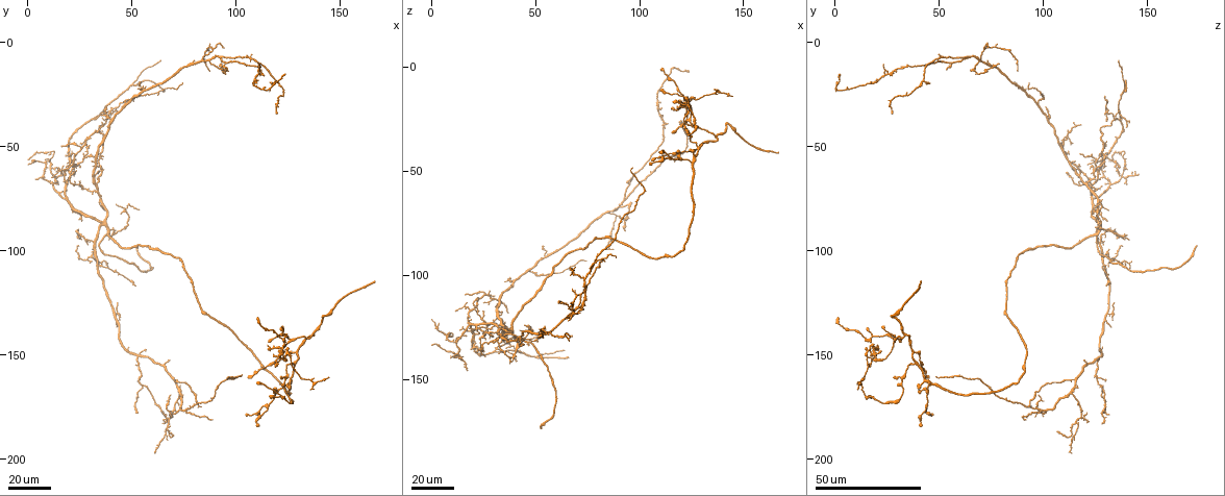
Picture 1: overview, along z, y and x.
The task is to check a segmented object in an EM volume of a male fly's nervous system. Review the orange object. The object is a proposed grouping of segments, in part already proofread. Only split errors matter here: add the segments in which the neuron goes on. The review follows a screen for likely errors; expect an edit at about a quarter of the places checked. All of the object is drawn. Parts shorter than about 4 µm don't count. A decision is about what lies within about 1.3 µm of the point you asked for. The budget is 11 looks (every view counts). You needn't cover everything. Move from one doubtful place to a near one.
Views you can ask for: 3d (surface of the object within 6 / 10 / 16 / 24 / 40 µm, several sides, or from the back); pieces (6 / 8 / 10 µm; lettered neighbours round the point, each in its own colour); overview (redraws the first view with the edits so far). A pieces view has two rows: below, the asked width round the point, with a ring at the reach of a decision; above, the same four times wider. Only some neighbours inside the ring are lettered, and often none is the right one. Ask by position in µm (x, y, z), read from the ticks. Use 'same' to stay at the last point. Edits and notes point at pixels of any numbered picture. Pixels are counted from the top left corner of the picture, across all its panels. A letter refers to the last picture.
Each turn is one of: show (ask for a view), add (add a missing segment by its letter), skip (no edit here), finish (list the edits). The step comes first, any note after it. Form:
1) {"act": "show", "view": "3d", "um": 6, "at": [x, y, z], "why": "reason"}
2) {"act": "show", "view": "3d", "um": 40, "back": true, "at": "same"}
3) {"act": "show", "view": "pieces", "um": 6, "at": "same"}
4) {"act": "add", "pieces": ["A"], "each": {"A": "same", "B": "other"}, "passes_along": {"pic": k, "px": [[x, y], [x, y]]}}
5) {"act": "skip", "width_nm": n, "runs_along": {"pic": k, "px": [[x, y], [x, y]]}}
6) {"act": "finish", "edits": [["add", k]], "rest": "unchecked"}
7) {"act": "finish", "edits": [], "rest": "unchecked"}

{"act": "show", "view": "3d", "um": 40, "at": [21, 62, 111]}

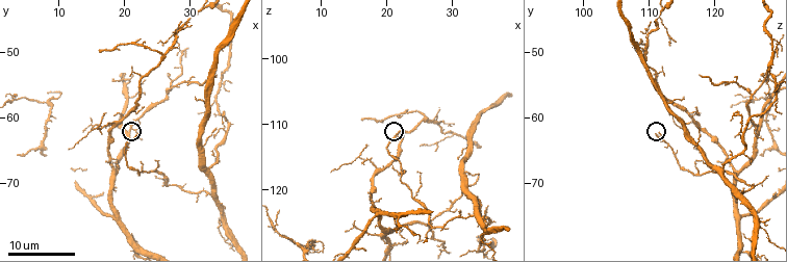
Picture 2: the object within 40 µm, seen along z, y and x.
{"act": "show", "view": "pieces", "um": 8, "at": [22.0, 62.5, 111.0]}

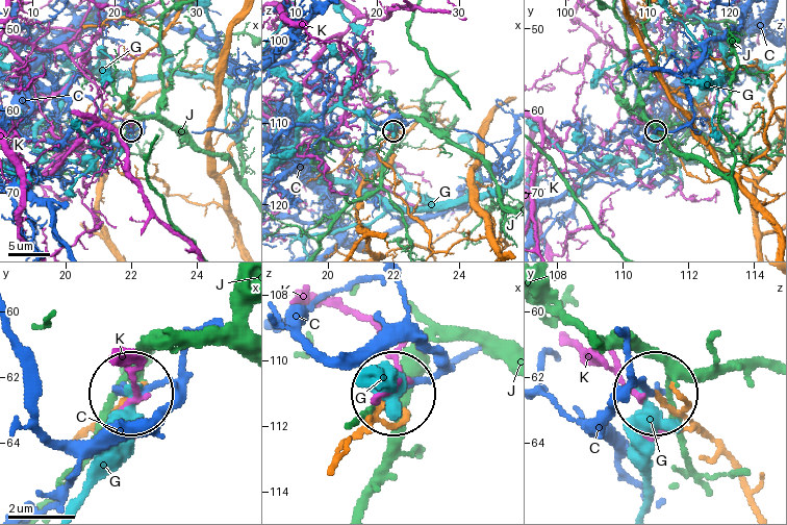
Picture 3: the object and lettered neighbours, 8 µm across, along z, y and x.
{"act": "skip", "each": {"C": "other", "G": "other", "J": "other", "K": "other"}, "runs_along": {"pic": 3, "px": [[726, 451], [661, 395]]}, "found": "none of them fits"}

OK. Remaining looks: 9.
{"act": "show", "view": "3d", "um": 40, "at": [17, 72, 130], "why": "branch stops here"}

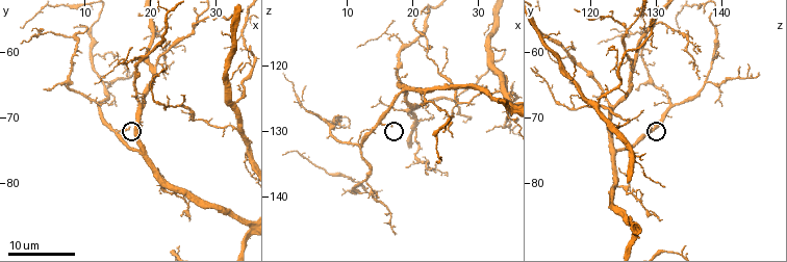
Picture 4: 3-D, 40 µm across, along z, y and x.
{"act": "show", "view": "pieces", "um": 6, "at": [16.5, 71.5, 129.0]}

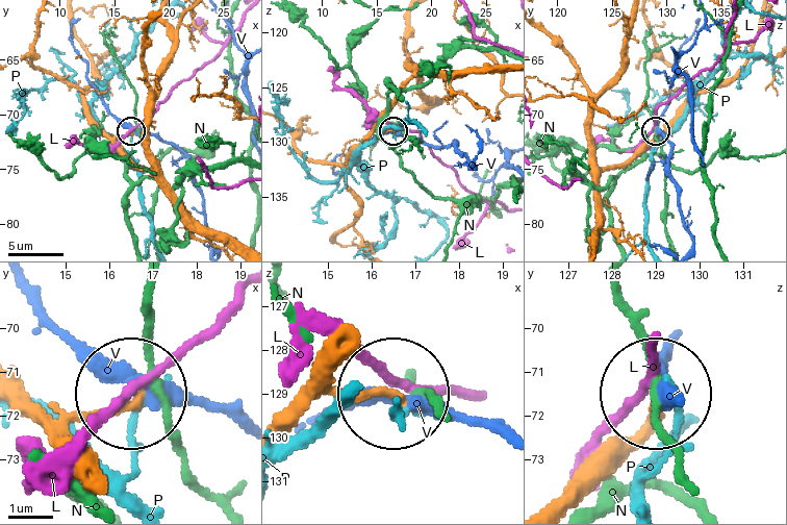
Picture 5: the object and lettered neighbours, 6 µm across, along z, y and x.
{"act": "skip", "width_nm": 170, "each": {"L": "other", "N": "other", "P": "other", "V": "other"}, "found": "no lettered segment goes on from it"}

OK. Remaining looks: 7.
{"act": "show", "view": "3d", "um": 40, "at": [66, 24, 140], "why": "long arm stops here"}

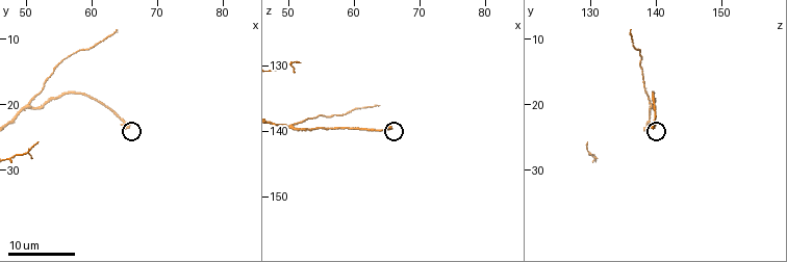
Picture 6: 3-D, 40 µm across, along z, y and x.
{"act": "show", "view": "pieces", "um": 6, "at": [65.5, 23.0, 139.5]}

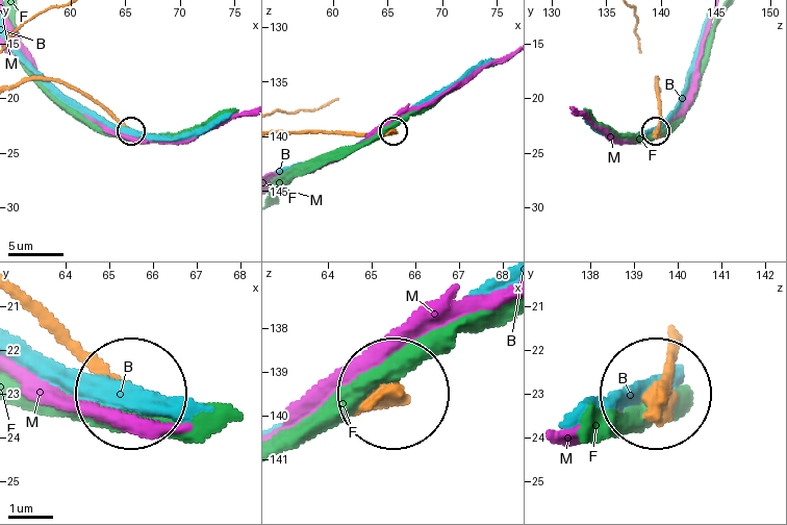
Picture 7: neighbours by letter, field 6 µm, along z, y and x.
{"act": "skip", "width_nm": 410, "each": {"B": "other", "F": "other", "M": "other"}, "runs_along": {"pic": 7, "px": [[667, 339], [660, 392]]}, "found": "no lettered segment goes on from it"}

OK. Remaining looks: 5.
{"act": "show", "view": "3d", "um": 24, "at": [122, 160, 29], "why": "free end"}

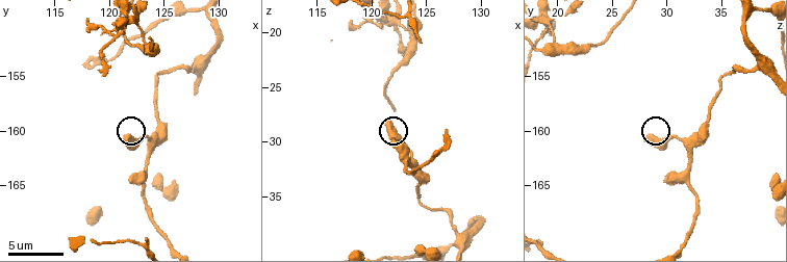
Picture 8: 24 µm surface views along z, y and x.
{"act": "show", "view": "pieces", "um": 10, "at": [121.6, 160.8, 28.2]}

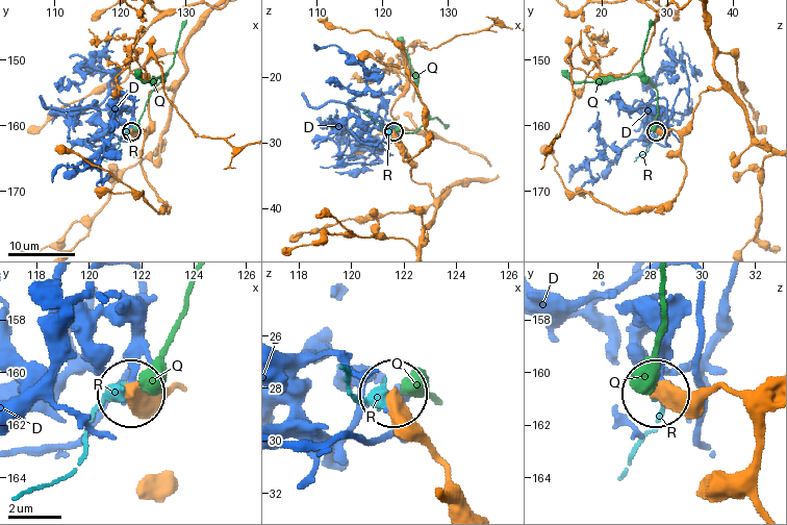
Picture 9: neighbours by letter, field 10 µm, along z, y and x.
{"act": "skip", "each": {"D": "other", "Q": "other", "R": "other"}, "found": "none of them fits"}

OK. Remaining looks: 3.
{"act": "show", "view": "3d", "um": 40, "at": [167, 116, 41], "why": "long arm stops here"}

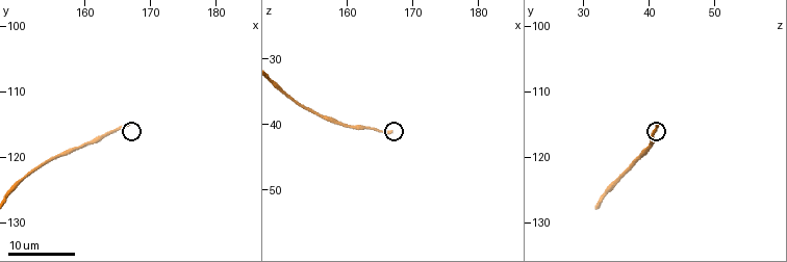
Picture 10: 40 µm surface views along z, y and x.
{"act": "show", "view": "pieces", "um": 8, "at": [166.5, 115.0, 41.5], "why": "what lies round it"}

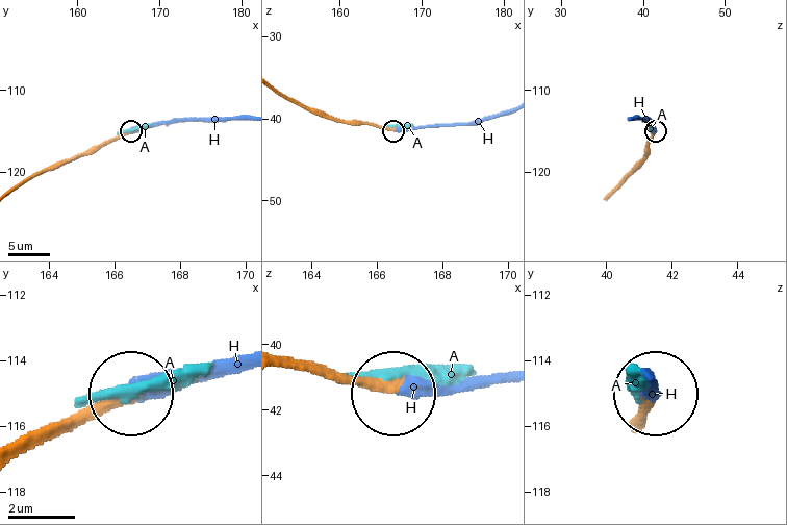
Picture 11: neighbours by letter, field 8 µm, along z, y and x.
{"act": "add", "pieces": ["H"], "width_nm": 410, "each": {"A": "other", "H": "same"}, "passes_along": {"pic": 11, "px": [[46, 442], [138, 383], [195, 383], [245, 369]]}, "found": "it goes on there"}

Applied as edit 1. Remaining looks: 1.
{"act": "finish", "edits": [["add", 11]], "rest": "unchecked"}

